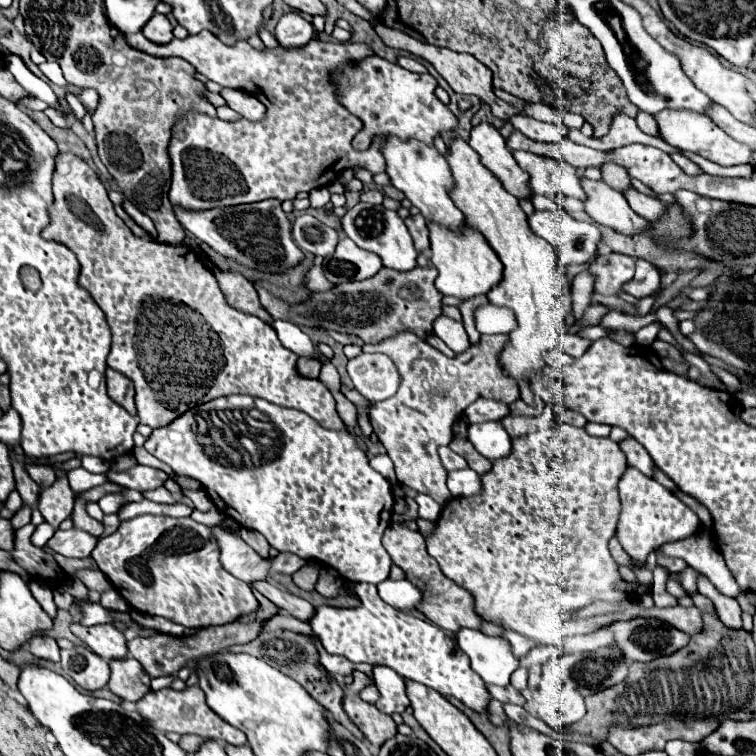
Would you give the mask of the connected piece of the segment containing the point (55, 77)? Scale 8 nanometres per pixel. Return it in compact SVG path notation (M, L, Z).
M43 62L43 64L39 64L39 70L41 70L53 84L57 84L57 86L65 86L65 84L67 84L67 80L65 80L63 74L61 74L59 64L55 64L55 62Z

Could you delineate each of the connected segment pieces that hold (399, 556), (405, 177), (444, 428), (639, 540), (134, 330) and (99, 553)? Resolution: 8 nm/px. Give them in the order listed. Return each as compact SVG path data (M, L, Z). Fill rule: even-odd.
M391 524L385 530L383 546L389 552L393 564L405 572L405 580L409 580L423 592L423 598L417 604L417 610L429 622L433 622L439 628L445 628L449 632L459 632L459 628L481 628L483 626L483 620L473 612L473 598L467 594L467 590L459 588L447 576L443 576L443 572L439 570L435 560L427 554L425 538L421 536L421 532L409 530L407 526L401 526L401 524Z
M385 134L383 144L379 148L385 158L385 174L391 184L401 190L415 208L427 218L445 228L461 228L465 224L463 212L449 198L449 190L453 188L453 176L447 166L447 160L437 152L431 144L419 144L419 140L399 140L397 136Z
M401 332L381 344L363 346L363 352L383 352L391 356L401 378L397 394L387 400L373 402L369 410L373 432L395 464L399 484L427 494L439 504L445 504L451 498L446 484L447 470L437 458L437 448L453 440L453 424L477 398L495 398L507 404L519 400L519 386L515 380L499 372L499 348L503 348L505 342L507 336L503 334L481 336L479 344L455 358L447 358L411 332Z
M627 468L627 472L621 476L619 494L621 494L621 516L617 524L617 538L623 550L635 560L645 562L647 554L653 552L657 546L687 538L697 533L701 527L697 514L687 504L683 504L675 494L671 494L659 482L643 476L635 468Z
M59 152L53 172L53 206L49 208L49 224L43 228L43 238L61 242L71 248L81 262L81 286L87 288L93 300L105 314L111 328L111 352L107 356L109 368L125 374L135 384L137 416L141 424L163 428L179 418L183 412L205 404L219 396L249 394L265 398L277 406L303 410L321 426L331 430L347 430L337 416L335 400L321 380L307 380L297 374L297 356L283 348L277 332L257 316L237 312L225 300L213 272L199 260L197 252L185 244L171 246L139 238L115 214L95 170L91 170L79 156Z
M137 516L121 522L115 534L101 538L91 556L135 610L167 618L185 628L223 626L255 610L251 588L221 566L219 544L211 528L193 518Z

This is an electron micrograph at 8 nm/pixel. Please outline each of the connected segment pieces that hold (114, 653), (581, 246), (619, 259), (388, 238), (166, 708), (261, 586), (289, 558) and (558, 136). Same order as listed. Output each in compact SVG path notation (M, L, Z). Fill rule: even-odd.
M71 624L71 632L83 640L89 650L93 650L97 656L103 660L123 660L127 658L127 642L123 632L119 632L113 624L103 624L103 626L83 626L83 624Z
M563 210L535 212L529 216L529 226L553 246L563 268L569 264L589 264L597 256L597 246L603 240L595 224L579 222Z
M599 254L589 264L589 270L597 276L595 290L603 296L615 296L621 292L621 286L635 276L635 262L635 258L625 254Z
M359 202L351 210L347 210L347 214L341 218L341 228L347 234L347 238L351 238L359 248L377 254L383 260L383 266L391 270L399 270L399 272L409 272L411 268L417 266L415 260L419 252L415 250L409 230L397 212L387 210L383 206Z
M197 686L185 688L181 692L171 690L171 688L163 688L159 692L149 692L147 696L143 696L137 702L137 712L141 716L145 716L151 722L151 726L157 728L157 730L161 730L161 732L197 734L197 736L211 738L211 740L223 740L223 742L233 744L233 746L247 744L247 738L243 736L243 732L239 732L237 728L233 728L231 724L227 724L225 720L221 720L219 716L215 716L215 712L211 712L211 708L205 704L203 690L199 690Z
M267 580L255 582L255 584L251 584L251 588L259 590L259 592L261 592L265 598L269 598L275 606L279 606L279 608L285 610L285 612L289 612L293 618L297 618L297 620L301 620L301 622L309 622L311 616L315 614L315 608L313 608L307 600L303 600L303 598L299 598L299 596L293 596L293 594L289 594L289 592L277 588L277 586L271 586Z
M279 554L277 558L271 560L271 572L281 572L281 574L295 574L295 570L299 570L305 564L303 558L295 556L295 554Z
M513 116L511 124L519 132L523 132L527 138L537 140L537 142L559 144L559 140L567 138L567 128L563 124L539 122L539 120L533 120L533 118L527 118L527 116Z

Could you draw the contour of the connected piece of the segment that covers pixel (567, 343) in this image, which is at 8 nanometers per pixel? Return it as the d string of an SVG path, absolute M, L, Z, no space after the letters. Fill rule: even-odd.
M565 332L559 340L561 350L565 350L573 358L580 358L591 344L593 344L593 340L587 340L587 338L581 338L577 334L569 334L569 332Z

